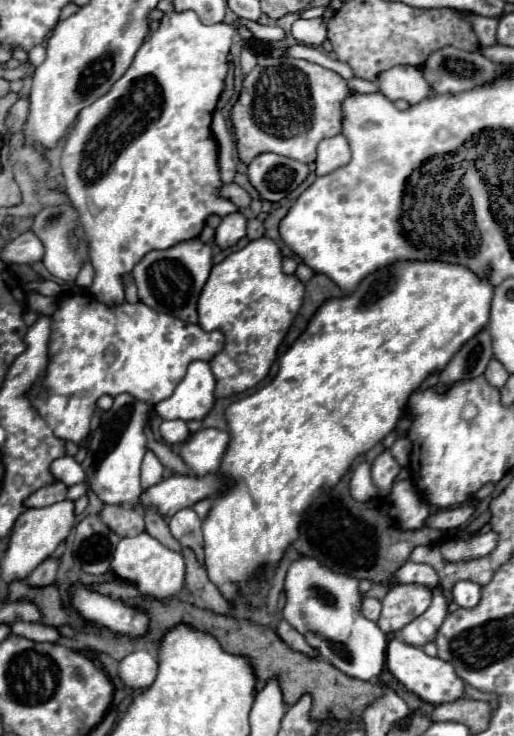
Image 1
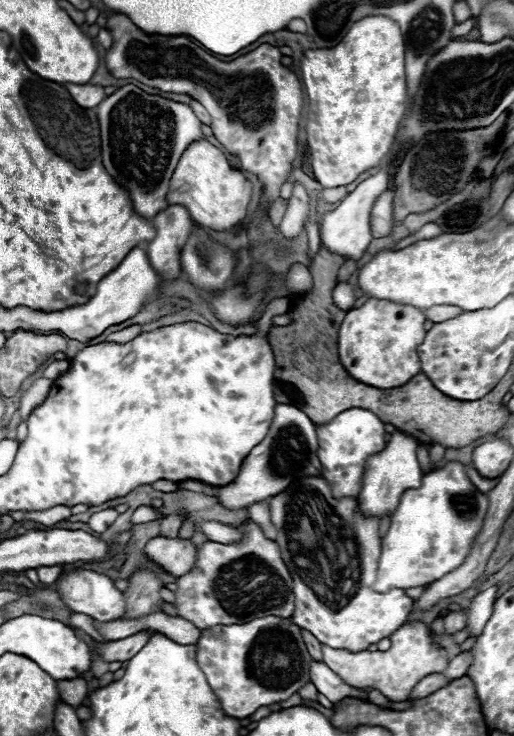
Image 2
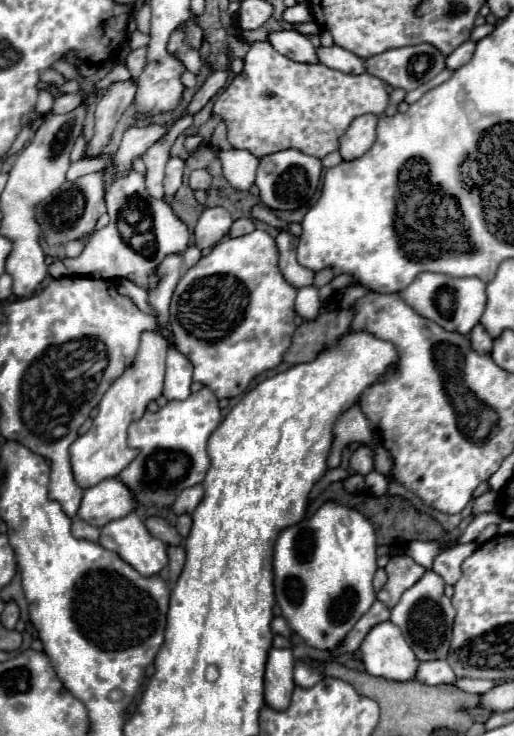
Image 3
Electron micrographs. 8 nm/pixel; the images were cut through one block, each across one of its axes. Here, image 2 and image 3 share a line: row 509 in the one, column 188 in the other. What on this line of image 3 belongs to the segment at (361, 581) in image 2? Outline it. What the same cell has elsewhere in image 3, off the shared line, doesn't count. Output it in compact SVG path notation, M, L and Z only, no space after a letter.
M254 230L246 236L238 236L238 238L224 238L222 242L218 242L212 252L208 256L202 256L198 260L196 266L192 266L184 276L182 280L178 282L176 290L174 290L174 296L172 296L172 304L170 304L170 328L176 336L176 348L190 358L190 362L194 364L194 380L196 382L202 382L204 386L208 386L216 398L234 398L242 392L248 390L250 382L260 376L262 372L270 370L270 368L276 368L280 362L282 362L282 354L286 352L286 348L290 346L290 340L292 340L292 334L296 330L296 310L294 310L294 300L296 300L296 288L292 284L288 284L278 268L278 248L276 248L276 242L274 238L264 232L264 230Z

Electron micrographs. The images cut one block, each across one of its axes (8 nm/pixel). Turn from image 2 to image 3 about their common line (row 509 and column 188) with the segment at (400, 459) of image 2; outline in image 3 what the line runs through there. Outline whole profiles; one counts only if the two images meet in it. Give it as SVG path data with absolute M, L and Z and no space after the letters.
M174 346L168 350L166 358L166 378L164 378L164 398L170 400L186 400L190 396L192 386L192 370L190 360L182 356Z

